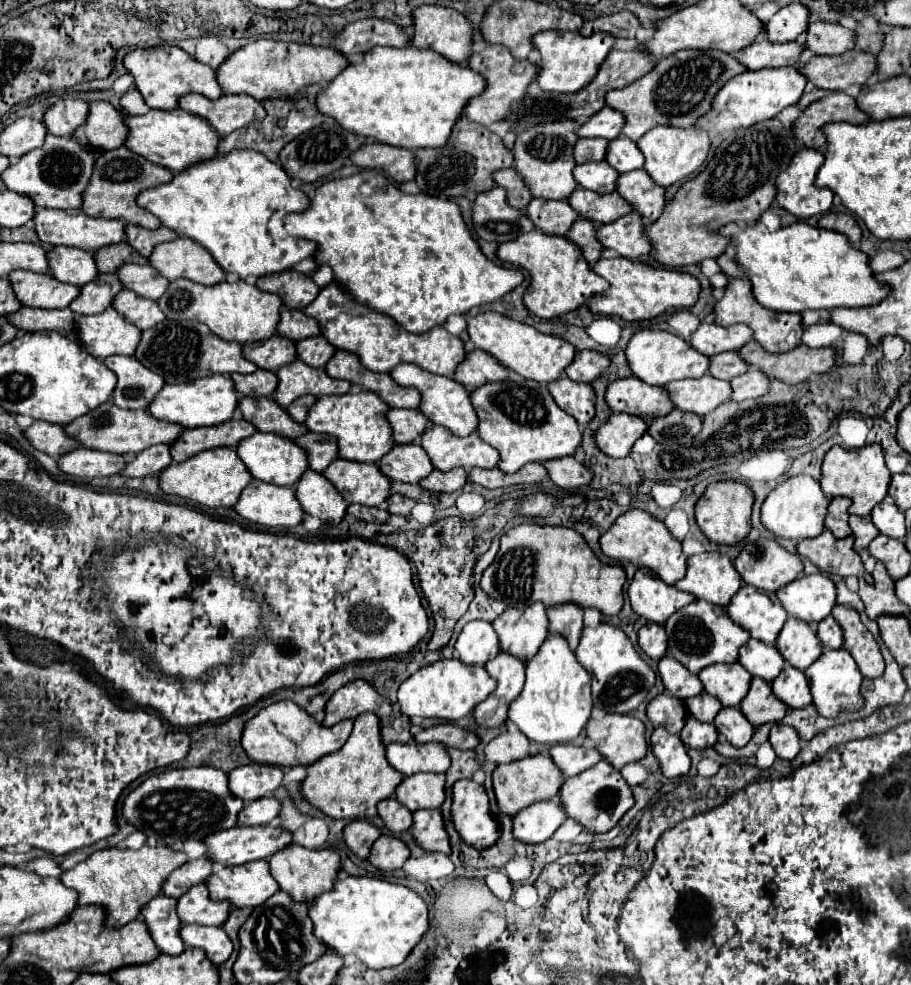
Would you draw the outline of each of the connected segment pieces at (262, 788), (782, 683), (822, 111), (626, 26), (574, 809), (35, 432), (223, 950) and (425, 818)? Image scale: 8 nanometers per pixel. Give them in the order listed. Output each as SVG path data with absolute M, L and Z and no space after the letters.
M247 764L229 772L229 790L243 802L263 798L281 786L283 772L277 766Z
M789 664L783 666L781 674L771 682L773 694L785 702L791 710L795 708L805 708L811 704L811 694L809 694L809 682L805 674Z
M831 92L823 100L813 102L805 112L795 120L795 136L807 146L825 152L827 140L823 126L831 122L849 122L865 124L871 116L859 110L857 100L845 92Z
M621 10L617 14L611 14L611 16L601 16L601 18L595 18L595 20L589 20L583 24L581 28L581 34L583 36L591 36L595 32L607 32L615 38L635 38L635 32L639 28L639 20L633 12L629 10Z
M605 760L597 762L593 768L565 778L561 790L559 790L559 800L561 800L561 808L565 810L567 818L579 822L583 826L583 830L591 832L591 834L599 834L599 832L609 832L613 826L617 826L617 822L623 818L623 814L633 806L633 794L631 788L627 786L627 782L623 780L623 776L611 768L611 764L607 764Z
M35 420L27 430L25 436L29 438L29 442L49 454L49 456L63 456L75 448L79 448L79 442L71 436L67 436L67 432L63 430L63 426L59 424L51 424L45 420Z
M187 924L179 930L179 934L185 946L201 948L215 966L221 966L233 952L233 944L221 926Z
M417 810L413 812L411 826L413 840L427 852L443 852L451 854L449 836L443 828L443 818L439 810Z

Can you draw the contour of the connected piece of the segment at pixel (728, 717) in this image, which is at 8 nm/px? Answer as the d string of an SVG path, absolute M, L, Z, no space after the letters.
M721 708L713 720L713 726L735 748L743 748L753 736L753 726L745 720L739 708Z

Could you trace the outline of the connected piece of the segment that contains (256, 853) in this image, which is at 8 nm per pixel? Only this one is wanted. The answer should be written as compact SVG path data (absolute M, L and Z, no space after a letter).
M235 826L209 834L203 844L207 848L205 856L211 862L235 866L269 858L277 850L291 844L291 832L273 826Z

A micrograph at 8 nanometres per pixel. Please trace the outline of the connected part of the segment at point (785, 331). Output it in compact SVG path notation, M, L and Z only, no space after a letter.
M731 278L729 280L729 284L725 288L725 296L715 304L715 314L717 314L715 322L721 326L733 326L739 322L749 324L749 328L753 328L753 338L769 352L787 352L801 344L801 336L803 336L801 316L785 314L785 312L771 312L769 308L763 308L755 300L751 282L747 282L747 278Z

